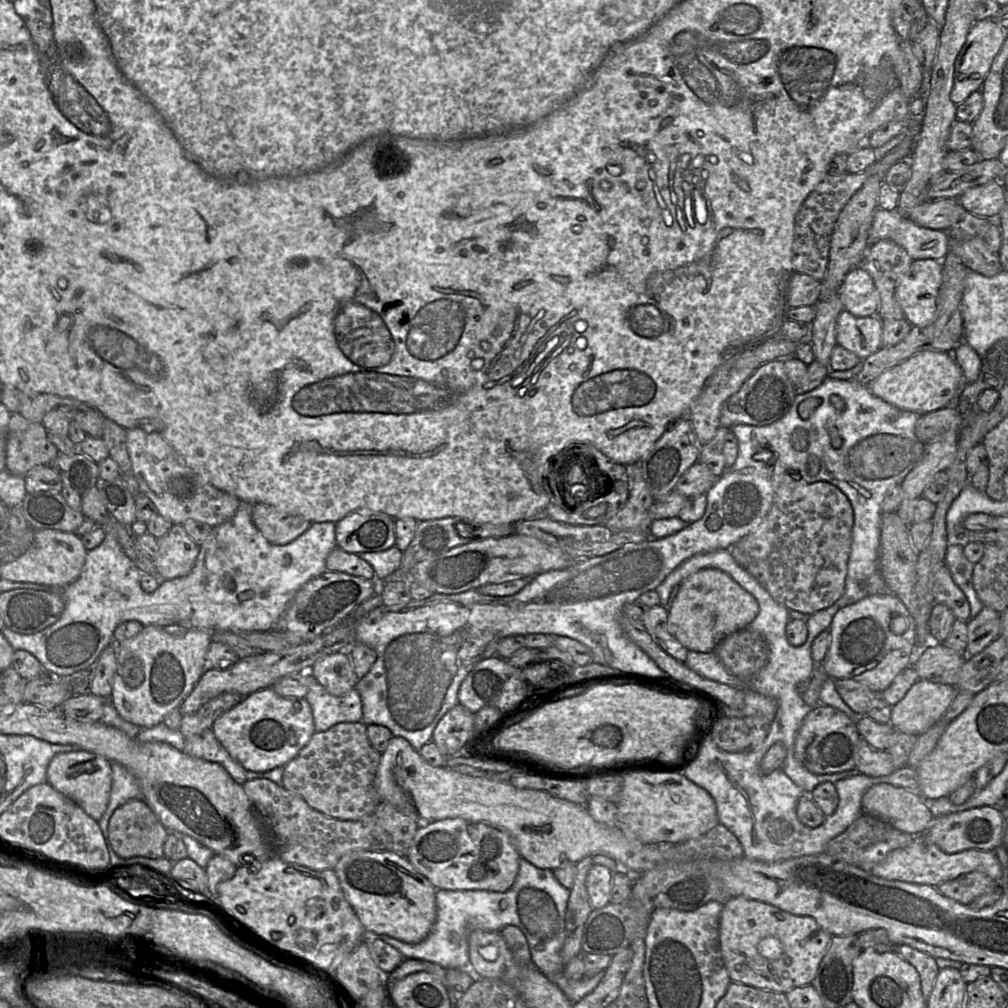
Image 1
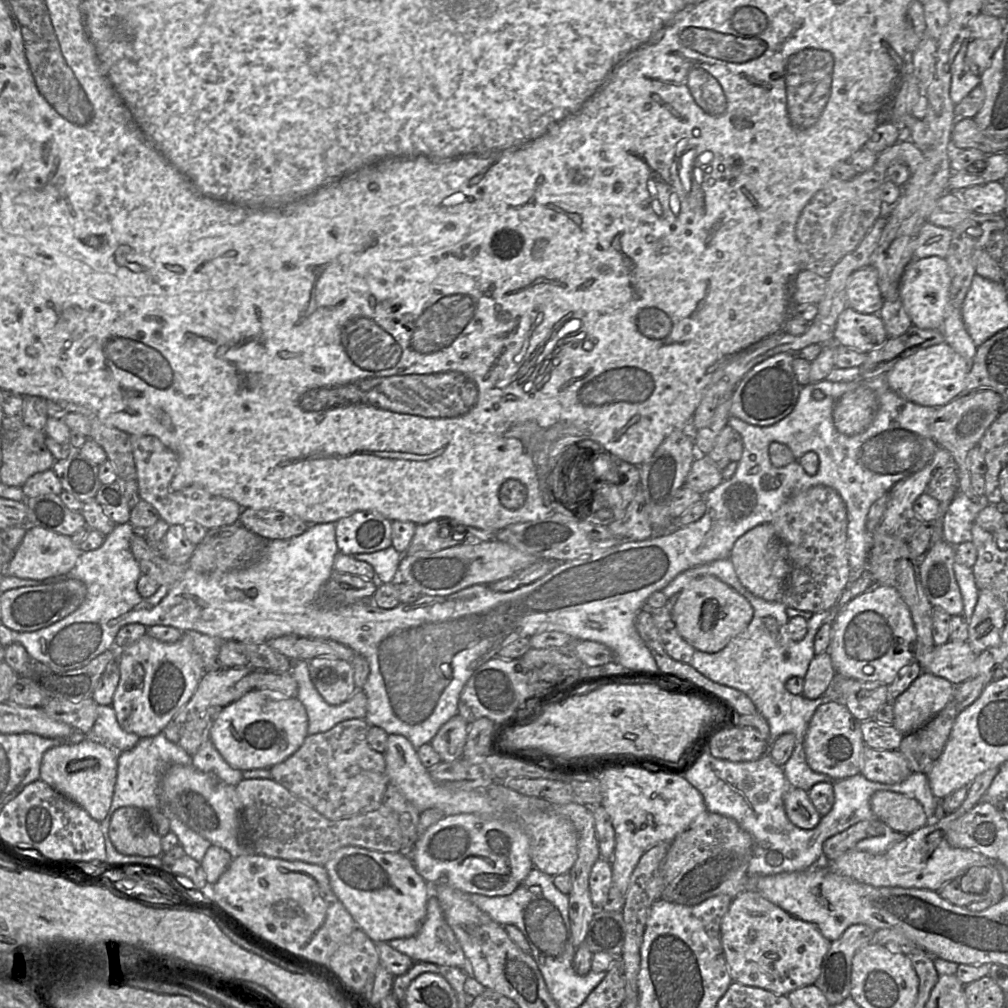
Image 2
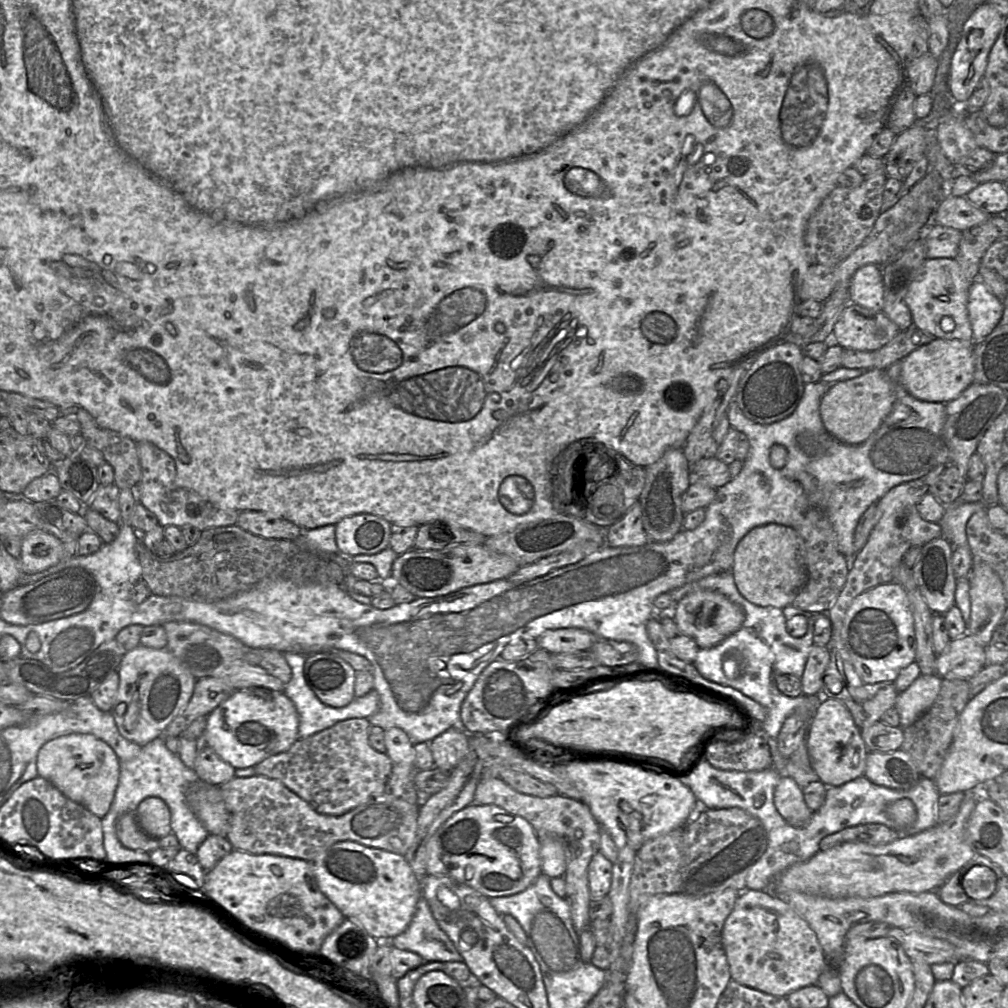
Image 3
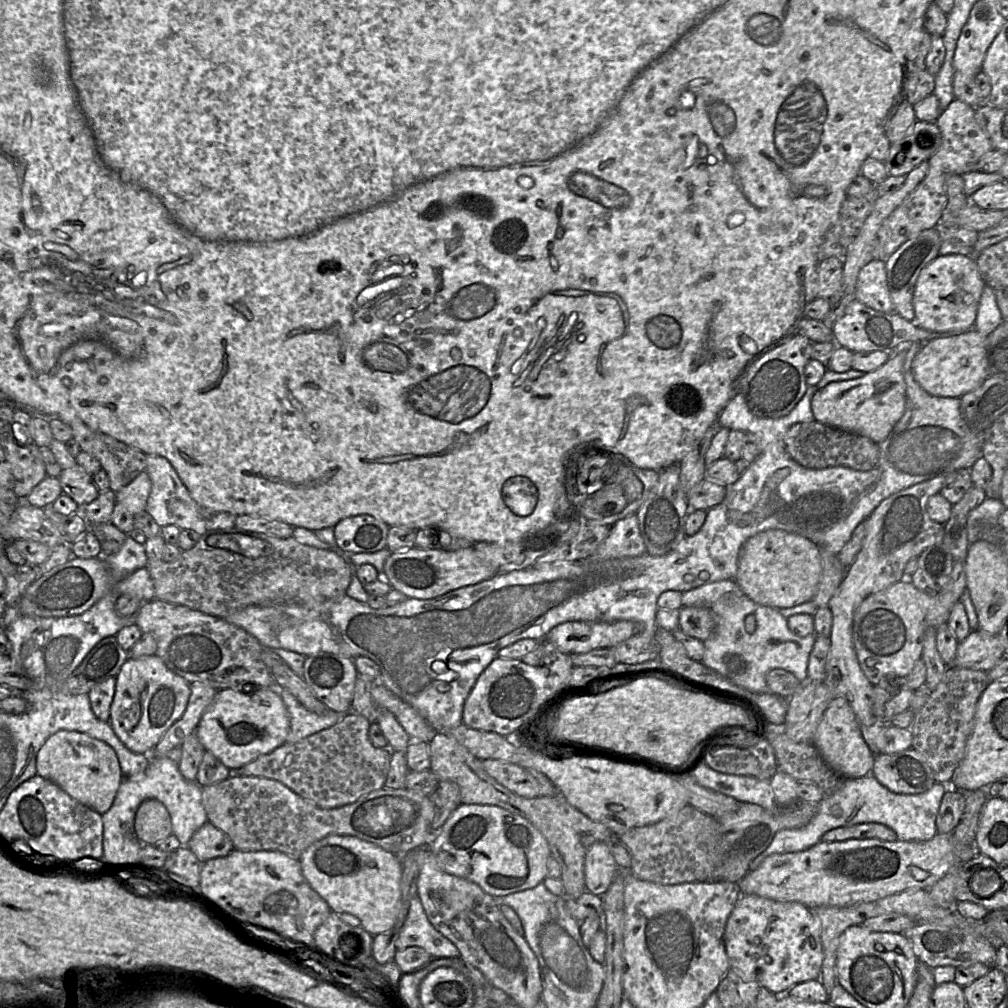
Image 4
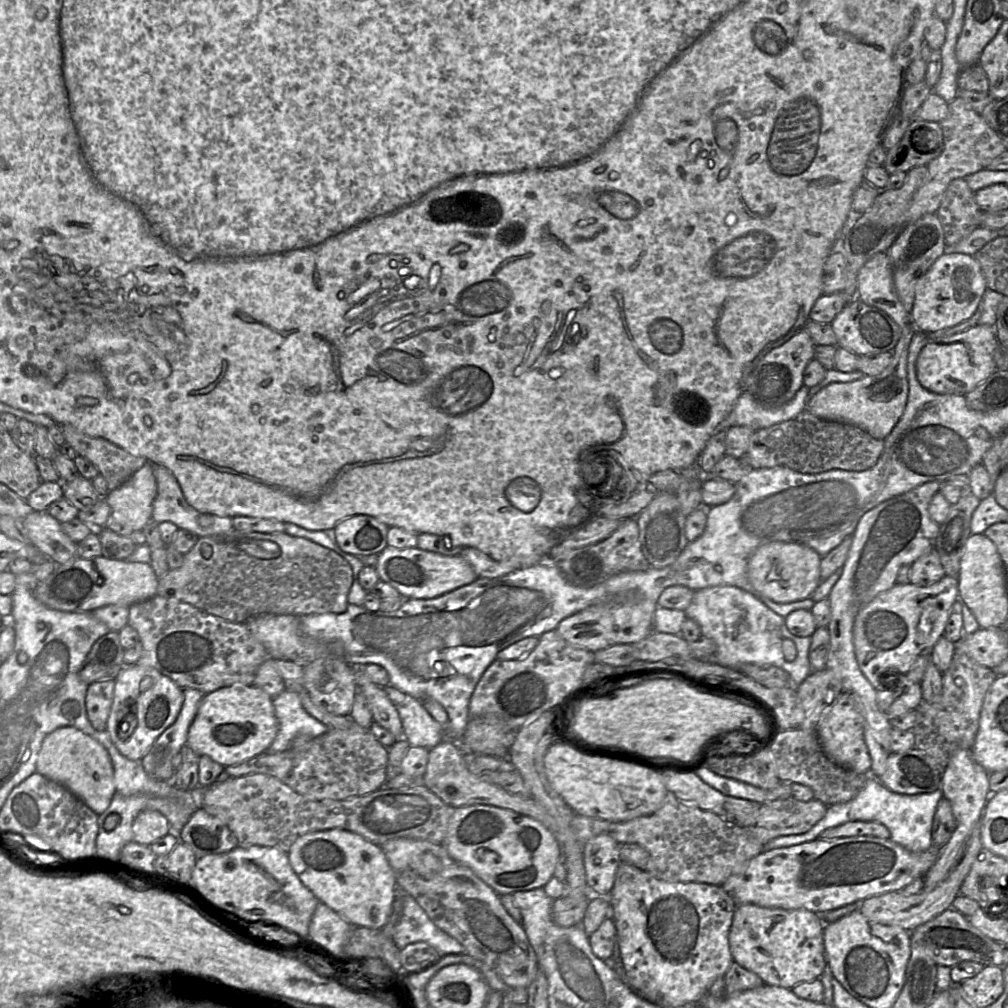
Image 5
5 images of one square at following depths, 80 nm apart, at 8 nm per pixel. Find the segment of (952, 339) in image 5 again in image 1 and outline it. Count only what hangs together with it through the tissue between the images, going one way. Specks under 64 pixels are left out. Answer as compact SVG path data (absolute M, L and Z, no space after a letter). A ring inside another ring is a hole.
M926 350L884 371L866 386L882 400L902 410L923 415L952 403L960 396L965 384L962 370L951 353Z

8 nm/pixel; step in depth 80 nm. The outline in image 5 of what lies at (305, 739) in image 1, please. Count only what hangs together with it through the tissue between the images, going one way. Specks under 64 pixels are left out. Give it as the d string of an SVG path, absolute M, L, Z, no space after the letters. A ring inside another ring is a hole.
M234 683L206 694L188 731L186 745L223 766L244 762L266 751L278 734L273 698L254 685Z

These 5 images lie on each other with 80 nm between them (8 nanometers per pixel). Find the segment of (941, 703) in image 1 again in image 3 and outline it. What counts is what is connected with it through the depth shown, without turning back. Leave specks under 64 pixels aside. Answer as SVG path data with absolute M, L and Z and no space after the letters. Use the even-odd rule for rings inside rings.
M921 674L904 692L899 693L895 707L900 727L910 726L931 707L939 694L942 679L937 674Z

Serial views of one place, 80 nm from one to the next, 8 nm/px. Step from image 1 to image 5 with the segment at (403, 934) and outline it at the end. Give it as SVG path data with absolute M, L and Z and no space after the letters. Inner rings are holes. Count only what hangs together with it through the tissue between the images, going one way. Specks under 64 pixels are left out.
M342 829L307 833L288 852L289 861L301 882L318 900L353 926L382 929L398 895L393 868L381 847L359 834Z

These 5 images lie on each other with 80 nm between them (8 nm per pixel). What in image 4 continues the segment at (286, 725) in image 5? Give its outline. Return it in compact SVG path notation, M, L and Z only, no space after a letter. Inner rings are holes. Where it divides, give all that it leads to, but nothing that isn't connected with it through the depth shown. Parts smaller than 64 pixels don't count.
M278 687L277 692L280 694L290 718L290 730L286 743L297 743L315 733L328 729L348 714L327 710L324 715L317 715L306 709L288 690Z

